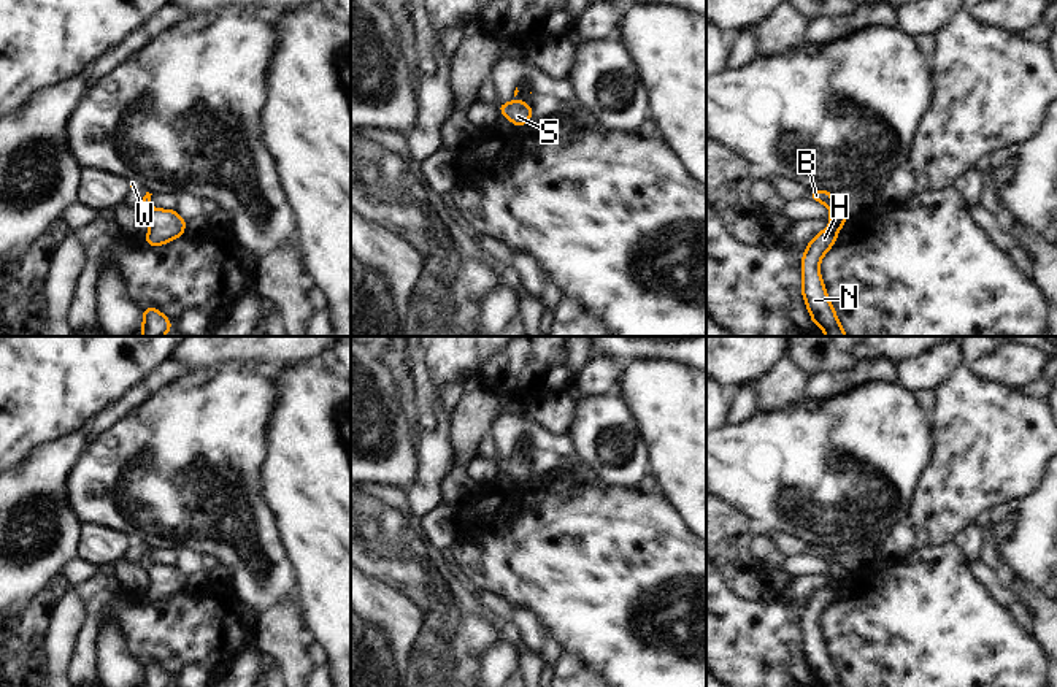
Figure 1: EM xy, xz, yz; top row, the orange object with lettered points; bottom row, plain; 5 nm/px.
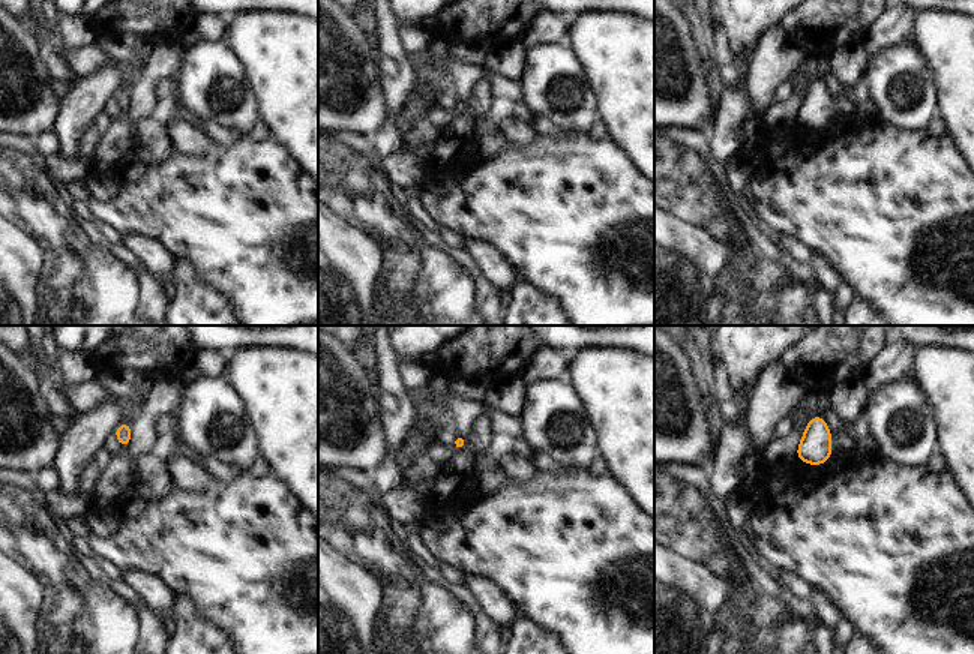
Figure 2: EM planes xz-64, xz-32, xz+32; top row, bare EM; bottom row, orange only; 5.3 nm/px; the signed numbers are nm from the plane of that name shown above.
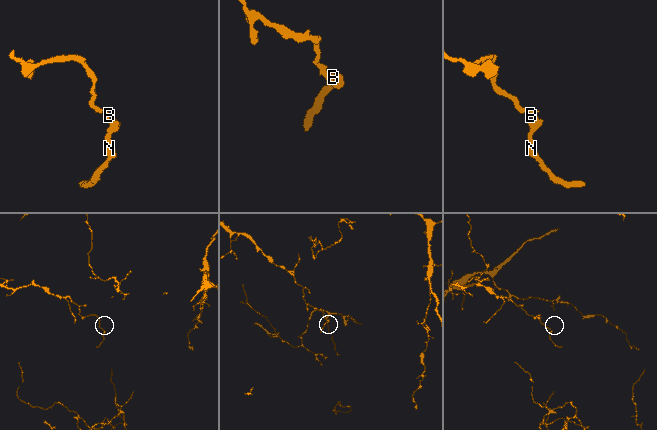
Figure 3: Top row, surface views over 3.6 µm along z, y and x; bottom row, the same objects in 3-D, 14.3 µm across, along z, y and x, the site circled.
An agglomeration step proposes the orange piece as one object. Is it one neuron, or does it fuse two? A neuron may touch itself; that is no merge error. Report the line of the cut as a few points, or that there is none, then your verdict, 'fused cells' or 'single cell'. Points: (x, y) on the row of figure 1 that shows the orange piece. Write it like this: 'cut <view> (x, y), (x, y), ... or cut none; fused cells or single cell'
cut none; single cell

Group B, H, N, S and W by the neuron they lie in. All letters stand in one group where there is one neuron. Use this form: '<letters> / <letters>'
B H N S W

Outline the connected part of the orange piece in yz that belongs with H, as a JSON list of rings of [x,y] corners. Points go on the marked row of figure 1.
[[[809,190],[808,198],[827,206],[832,224],[808,243],[801,257],[801,294],[814,325],[821,327],[827,336],[848,336],[827,297],[819,263],[825,252],[835,244],[838,230],[849,217],[843,211],[833,208],[832,201],[835,195],[828,190]]]

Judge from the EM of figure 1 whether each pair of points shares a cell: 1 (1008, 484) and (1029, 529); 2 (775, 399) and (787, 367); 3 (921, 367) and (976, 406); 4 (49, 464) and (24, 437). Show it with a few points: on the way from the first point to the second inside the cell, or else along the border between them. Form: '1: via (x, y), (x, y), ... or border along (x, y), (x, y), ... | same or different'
1: border along (1040, 484), (1026, 495), (1003, 502), (991, 511) | different
2: via (778, 391), (786, 383), (787, 375) | same
3: border along (962, 364), (935, 391) | different
4: border along (70, 435), (40, 445), (16, 465) | different

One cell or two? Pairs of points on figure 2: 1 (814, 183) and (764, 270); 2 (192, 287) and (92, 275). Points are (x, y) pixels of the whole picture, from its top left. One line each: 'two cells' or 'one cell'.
1: two cells
2: two cells

